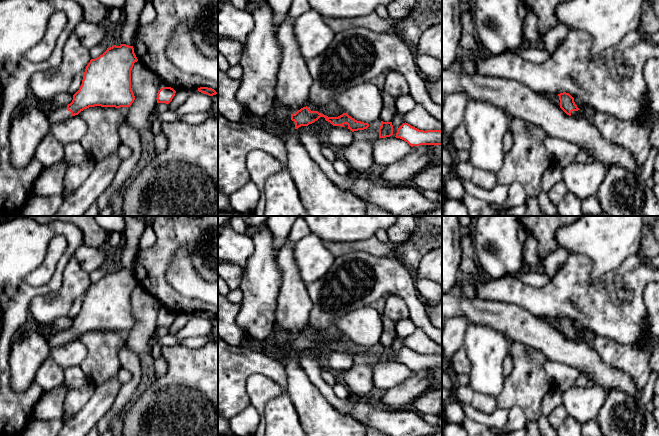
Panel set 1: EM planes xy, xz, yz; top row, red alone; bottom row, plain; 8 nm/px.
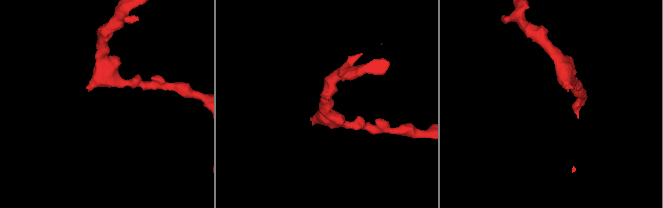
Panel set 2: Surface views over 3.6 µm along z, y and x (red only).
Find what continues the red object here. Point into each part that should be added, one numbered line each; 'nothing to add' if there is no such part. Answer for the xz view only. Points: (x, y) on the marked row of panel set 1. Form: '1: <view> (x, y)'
1: xz (288, 122)

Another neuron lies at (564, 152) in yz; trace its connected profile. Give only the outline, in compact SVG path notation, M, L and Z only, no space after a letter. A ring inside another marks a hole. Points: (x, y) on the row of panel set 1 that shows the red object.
M547 137L544 140L546 149L553 155L554 161L562 169L574 162L580 149L573 143L559 138Z

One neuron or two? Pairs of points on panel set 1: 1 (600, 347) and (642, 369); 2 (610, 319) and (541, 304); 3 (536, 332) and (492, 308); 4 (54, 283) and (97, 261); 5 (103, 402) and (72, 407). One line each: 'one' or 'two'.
1: one
2: one
3: one
4: two
5: two

